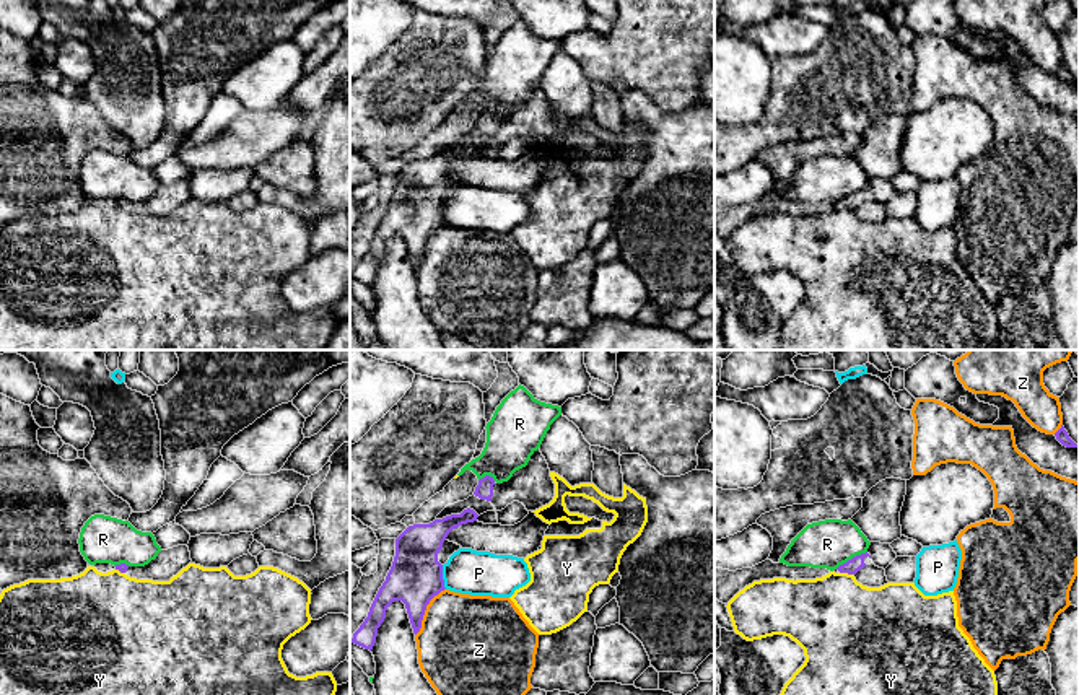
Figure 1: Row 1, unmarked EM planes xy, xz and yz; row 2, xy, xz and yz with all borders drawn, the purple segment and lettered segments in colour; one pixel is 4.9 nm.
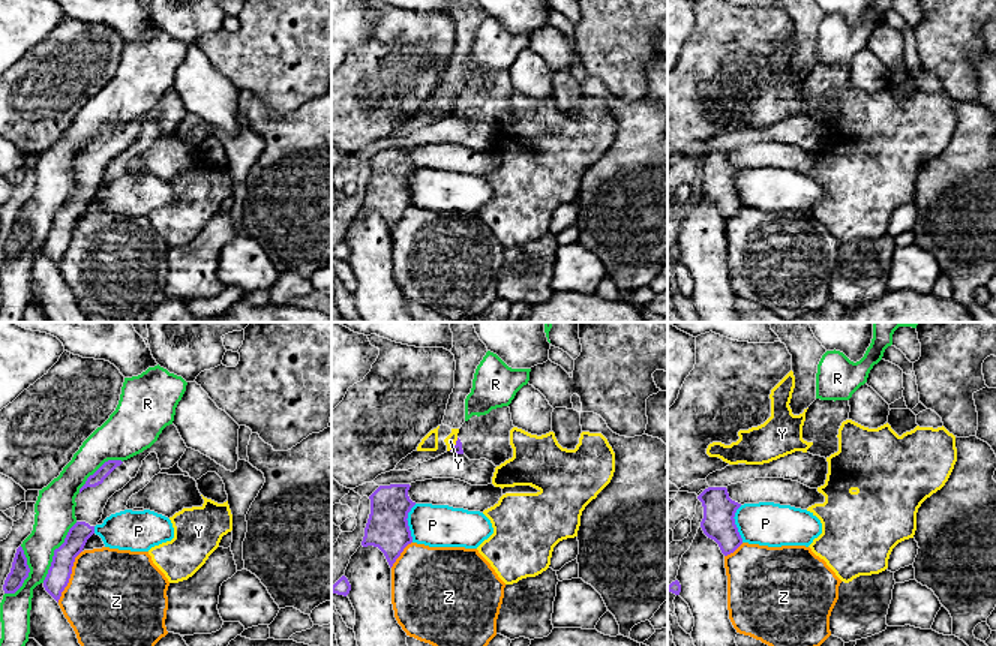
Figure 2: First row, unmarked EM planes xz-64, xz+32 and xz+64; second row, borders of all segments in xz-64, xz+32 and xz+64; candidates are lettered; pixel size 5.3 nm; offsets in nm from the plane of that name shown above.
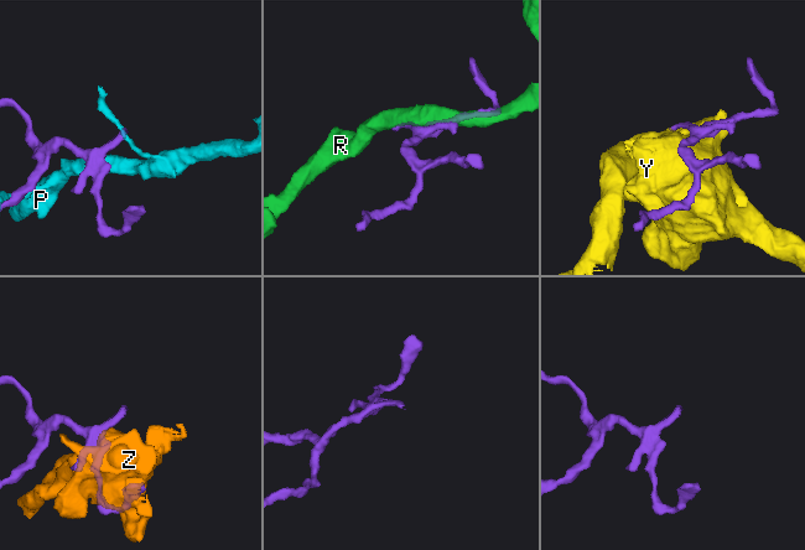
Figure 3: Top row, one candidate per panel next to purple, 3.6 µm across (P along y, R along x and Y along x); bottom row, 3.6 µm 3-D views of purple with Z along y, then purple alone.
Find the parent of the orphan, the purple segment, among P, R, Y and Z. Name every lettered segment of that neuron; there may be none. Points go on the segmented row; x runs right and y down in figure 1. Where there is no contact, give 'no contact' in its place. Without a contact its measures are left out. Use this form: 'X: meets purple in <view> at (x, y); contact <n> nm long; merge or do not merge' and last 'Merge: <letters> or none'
P: meets purple in xz at (441, 576); contact 120 nm long; do not merge
R: meets purple in yz at (851, 559); contact 180 nm long; do not merge
Y: meets purple in yz at (847, 572); contact 70 nm long; do not merge
Z: meets purple in xz at (425, 609); contact 280 nm long; do not merge
Merge: none

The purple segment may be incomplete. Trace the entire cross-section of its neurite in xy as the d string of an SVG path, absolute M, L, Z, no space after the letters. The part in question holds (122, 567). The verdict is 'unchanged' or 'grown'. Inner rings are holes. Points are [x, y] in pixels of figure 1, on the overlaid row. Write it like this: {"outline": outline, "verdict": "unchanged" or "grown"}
{"outline": "M177 545L168 550L161 550L158 557L145 566L129 566L120 563L116 565L116 570L137 579L169 581L189 563L192 563L189 547Z", "verdict": "grown"}

